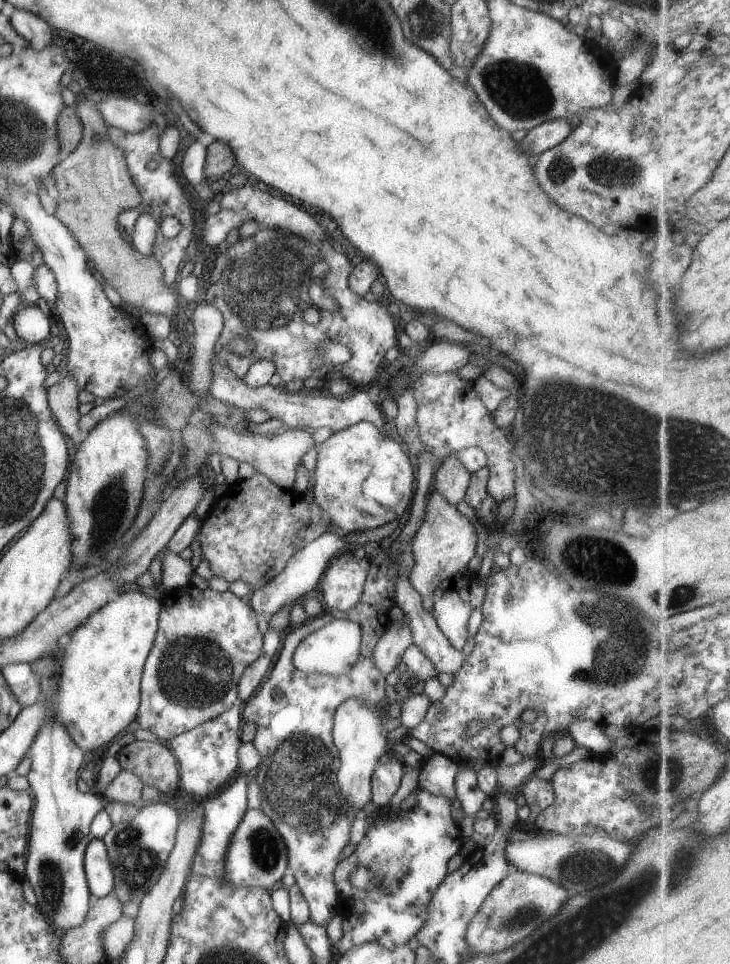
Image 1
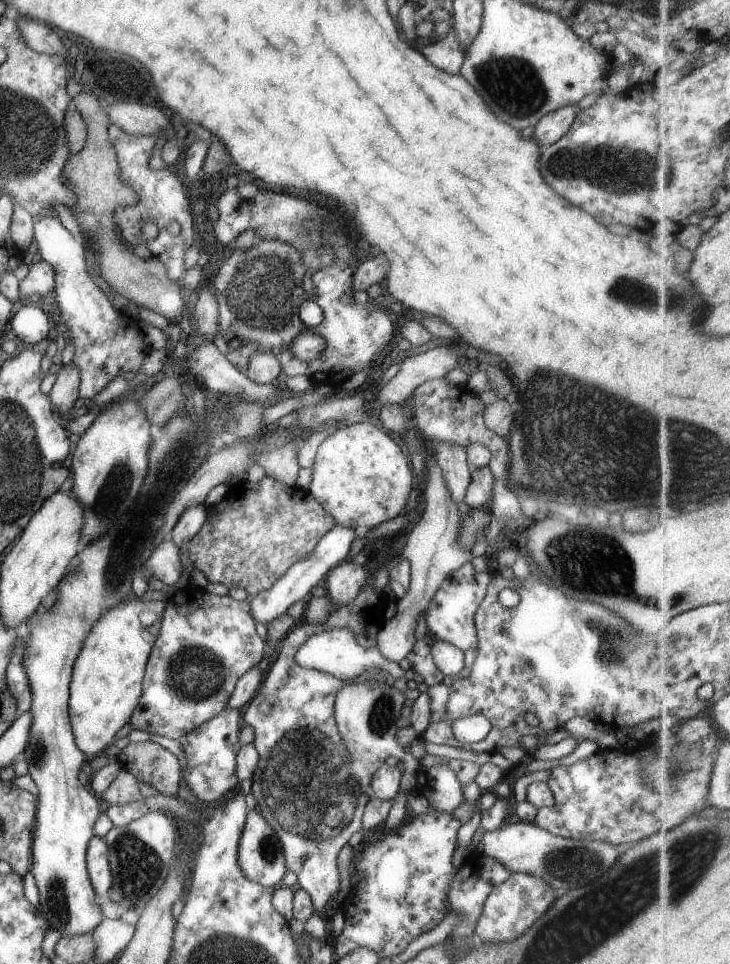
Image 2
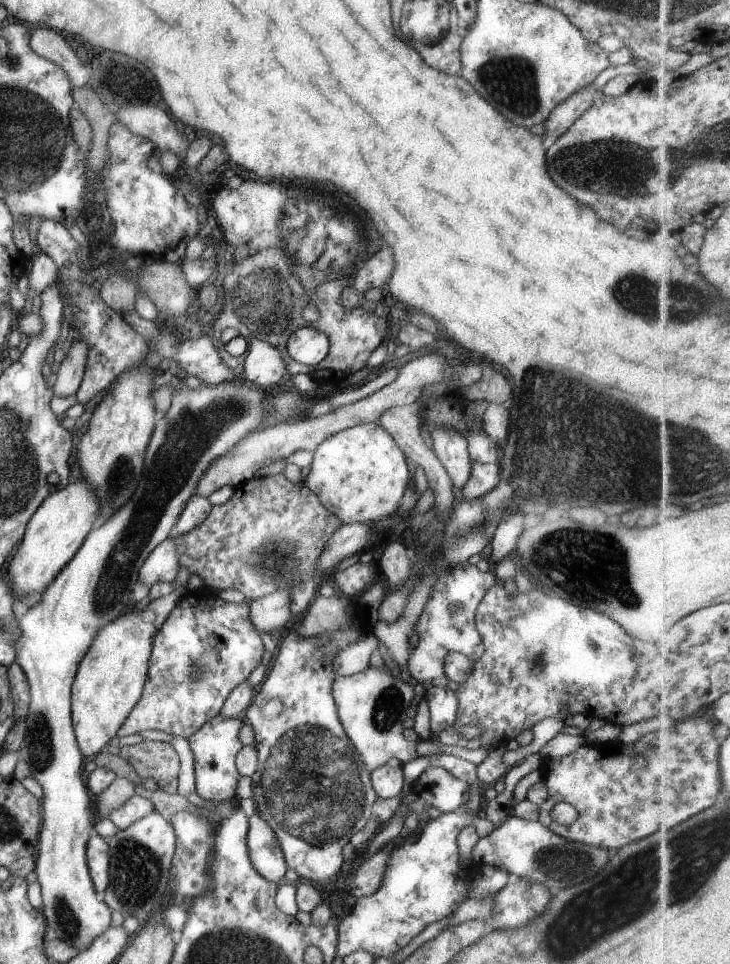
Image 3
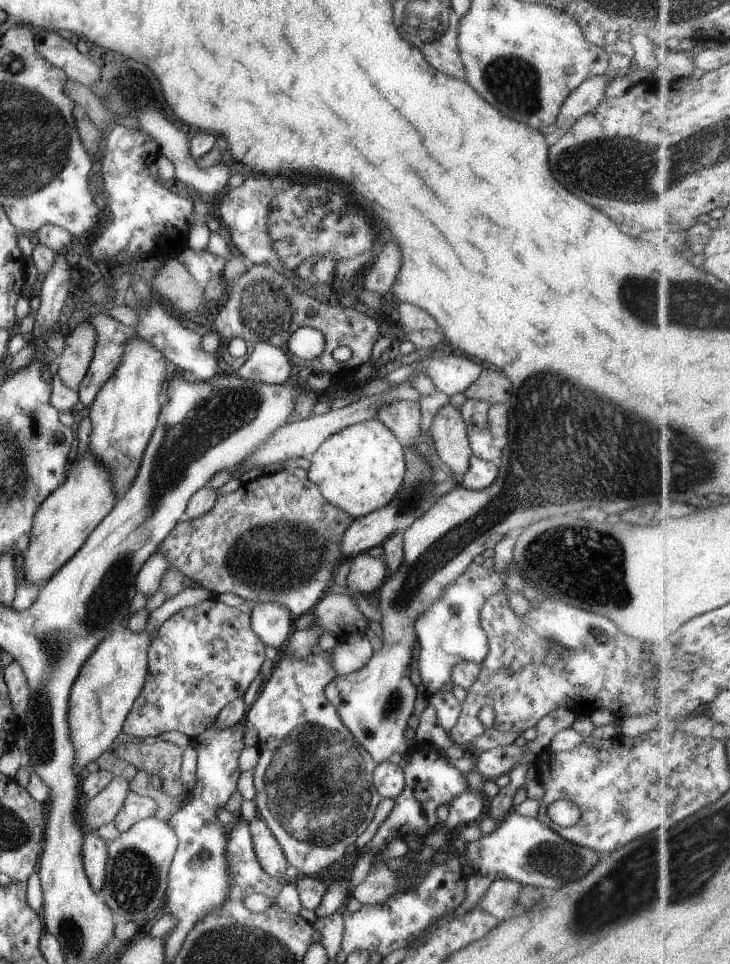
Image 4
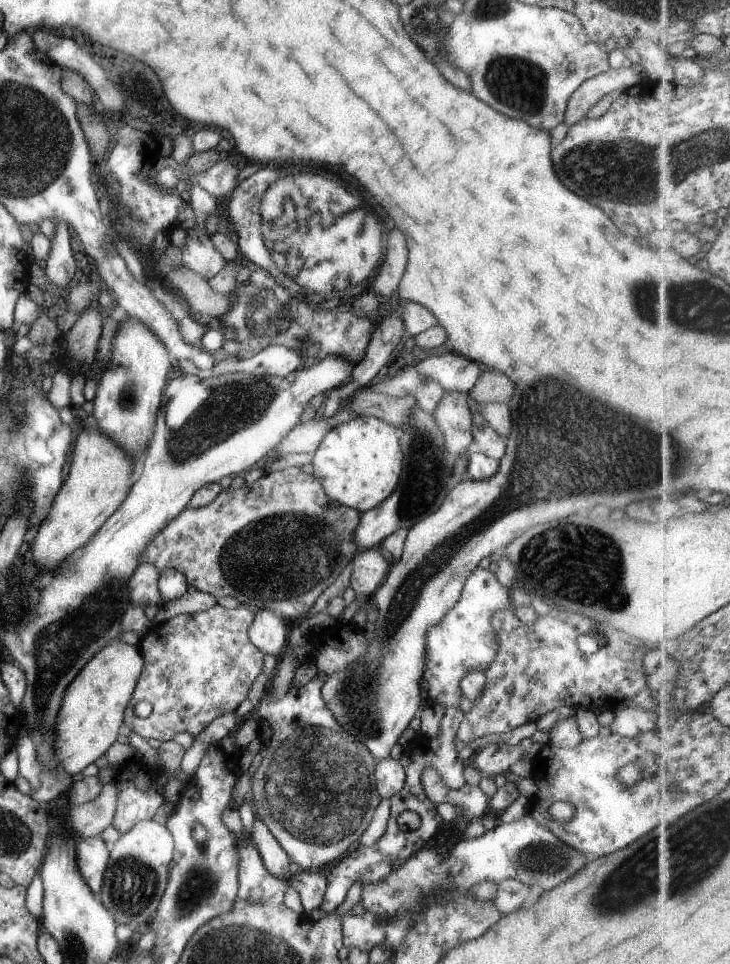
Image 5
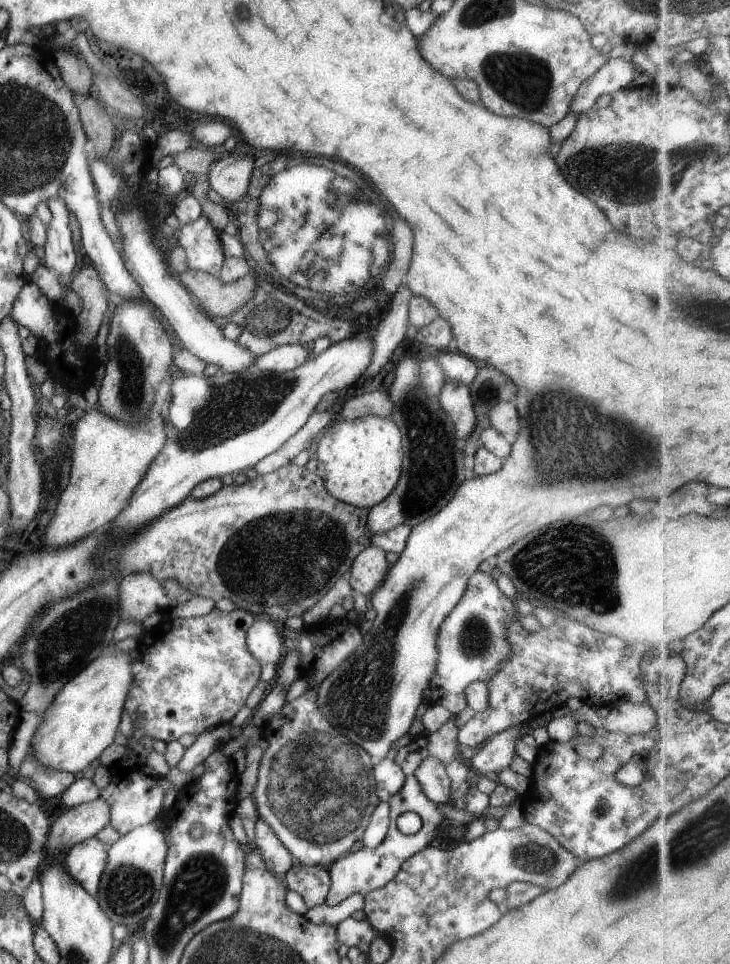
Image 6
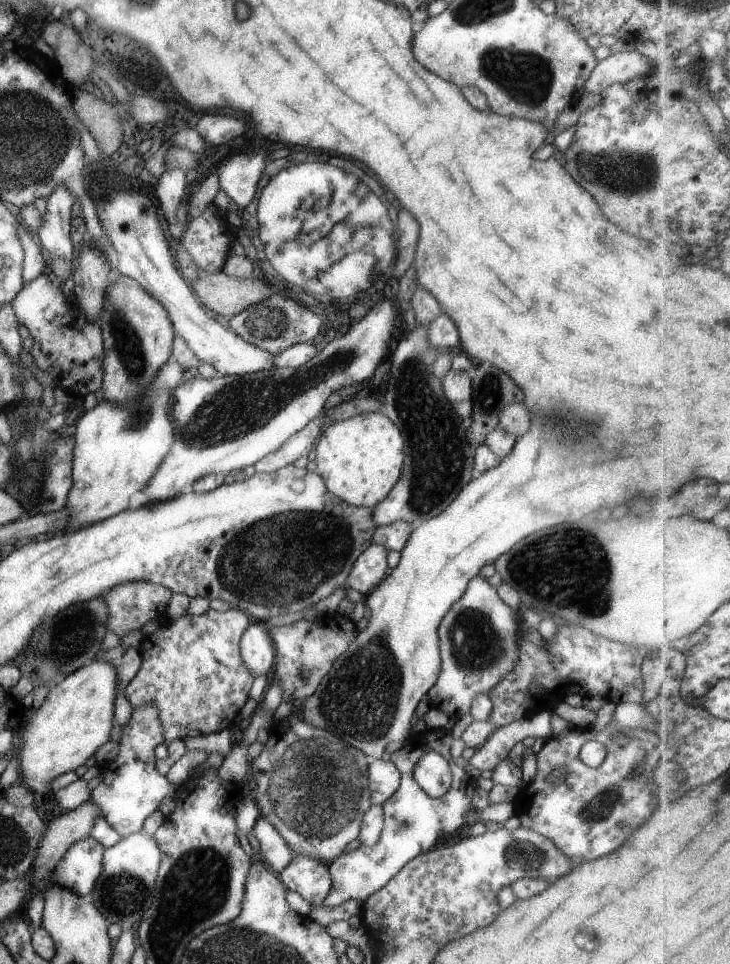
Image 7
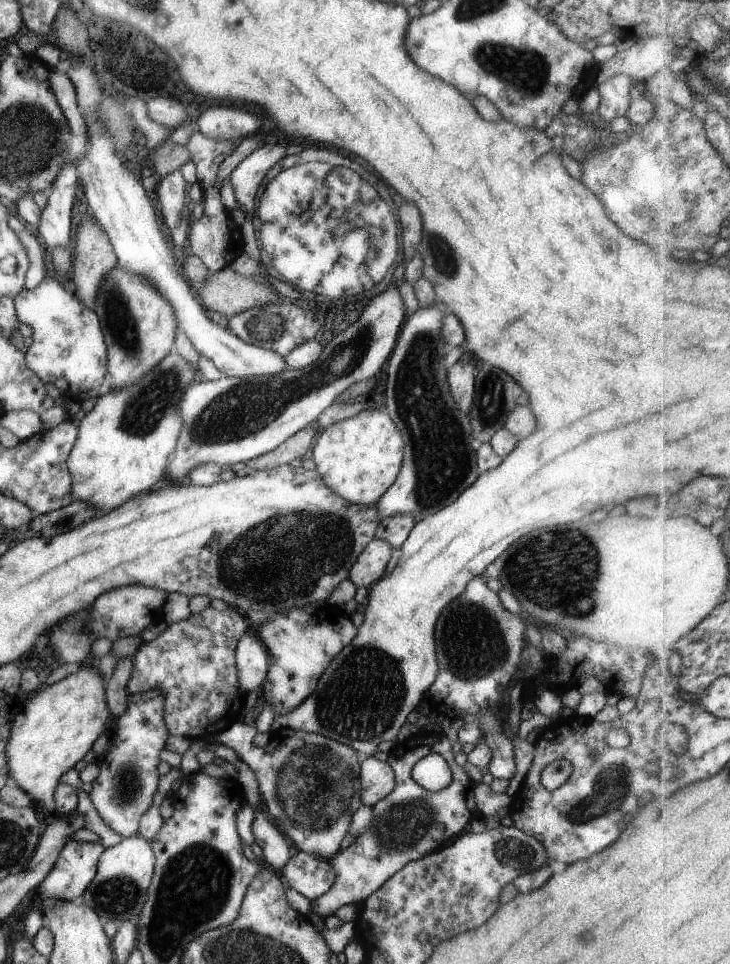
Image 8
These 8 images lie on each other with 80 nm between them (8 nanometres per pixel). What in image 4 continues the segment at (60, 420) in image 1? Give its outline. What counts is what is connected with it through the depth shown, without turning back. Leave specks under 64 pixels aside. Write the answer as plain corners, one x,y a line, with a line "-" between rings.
83,321
64,335
65,346
56,359
59,366
56,374
61,380
61,386
67,390
78,388
79,382
87,373
95,346
93,332
95,330
89,326
89,322

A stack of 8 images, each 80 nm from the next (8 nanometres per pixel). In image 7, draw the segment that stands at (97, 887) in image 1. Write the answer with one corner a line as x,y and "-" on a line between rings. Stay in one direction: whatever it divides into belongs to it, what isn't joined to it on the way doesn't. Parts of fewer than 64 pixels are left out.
89,836
77,840
54,867
53,884
88,897
101,874
104,850
105,847

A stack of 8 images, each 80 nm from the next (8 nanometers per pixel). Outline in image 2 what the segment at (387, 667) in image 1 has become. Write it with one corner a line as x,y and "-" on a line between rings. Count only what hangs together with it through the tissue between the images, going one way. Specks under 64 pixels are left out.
422,441
417,446
417,452
421,455
424,463
425,490
423,498
425,499
423,513
420,514
418,521
410,528
407,533
407,542
400,552
400,558
407,560
410,564
410,582
407,592
402,598
395,601
396,613
391,619
385,620
383,626
377,632
376,649
385,660
403,665
407,652
411,650
416,642
414,630
417,624
417,618
423,608
426,608
431,598
441,586
441,582
457,570
461,564
470,562
470,551
459,544
459,528
463,524
463,515
457,510
457,506
449,490
441,478
441,470
435,464
435,458
430,449

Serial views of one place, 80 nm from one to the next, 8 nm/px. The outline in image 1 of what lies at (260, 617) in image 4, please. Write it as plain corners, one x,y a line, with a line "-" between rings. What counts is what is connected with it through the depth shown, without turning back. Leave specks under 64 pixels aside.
341,530
325,531
301,550
295,552
293,556
285,563
285,568
277,573
265,586
251,591
247,597
248,604
257,615
269,617
277,612
284,604
289,602
300,602
303,596
311,589
316,589
319,579
321,579
327,565
343,552
347,552
344,541
345,533

